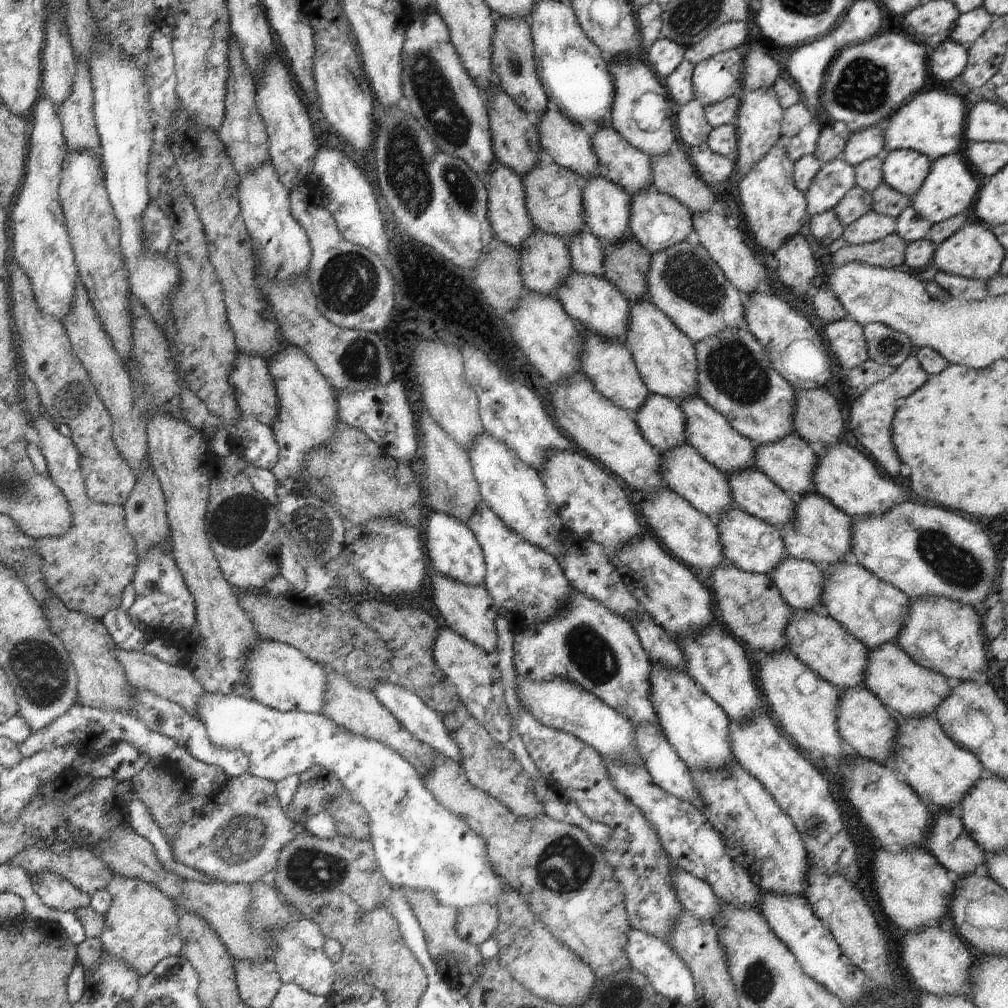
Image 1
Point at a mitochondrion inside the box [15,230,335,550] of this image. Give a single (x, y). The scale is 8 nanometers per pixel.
(69, 400)

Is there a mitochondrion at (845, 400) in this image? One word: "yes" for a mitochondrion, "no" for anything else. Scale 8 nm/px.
no

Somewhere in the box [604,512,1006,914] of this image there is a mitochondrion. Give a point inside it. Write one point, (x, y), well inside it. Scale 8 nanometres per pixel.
(956, 565)

